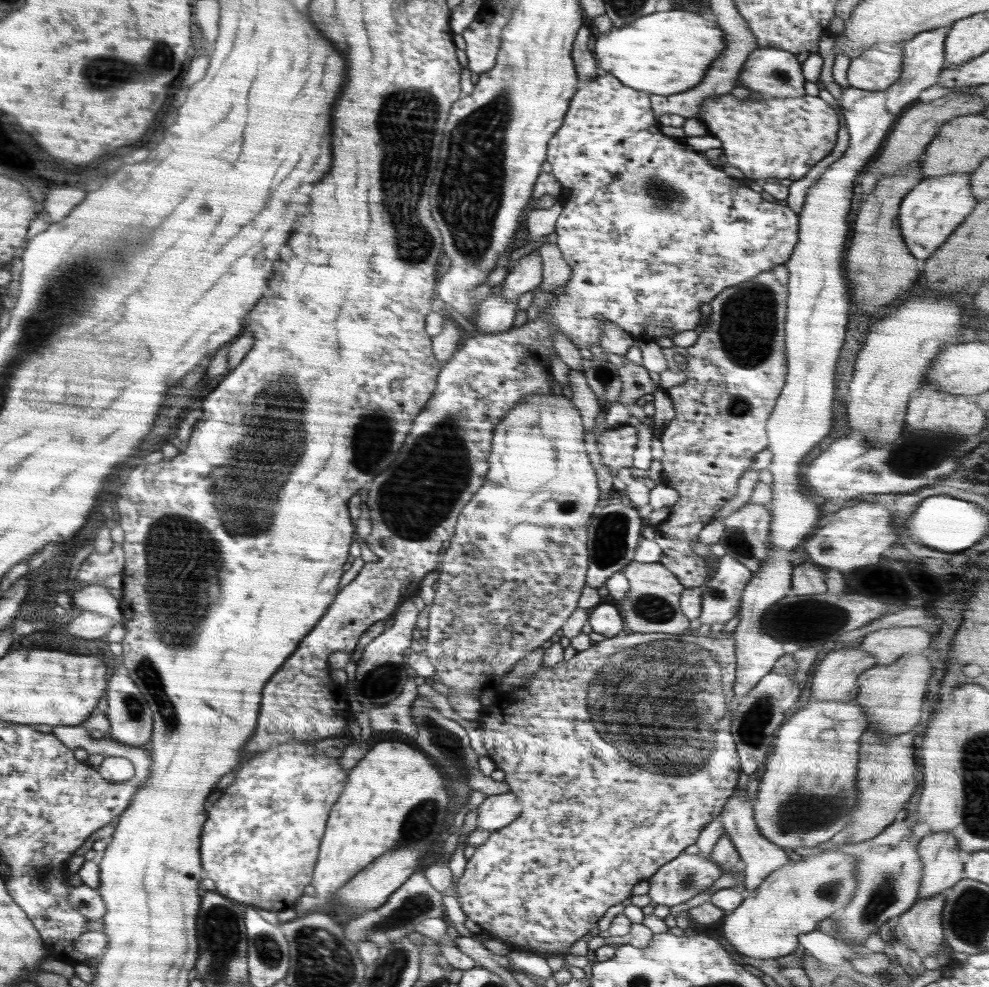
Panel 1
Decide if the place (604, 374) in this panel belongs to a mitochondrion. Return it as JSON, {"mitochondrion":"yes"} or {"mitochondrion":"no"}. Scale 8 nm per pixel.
{"mitochondrion":"yes"}

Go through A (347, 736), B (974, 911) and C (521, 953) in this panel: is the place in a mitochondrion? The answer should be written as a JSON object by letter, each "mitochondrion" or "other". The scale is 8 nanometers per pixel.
{"A":"other","B":"mitochondrion","C":"other"}

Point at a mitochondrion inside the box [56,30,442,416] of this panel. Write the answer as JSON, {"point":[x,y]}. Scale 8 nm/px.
{"point":[102,72]}

